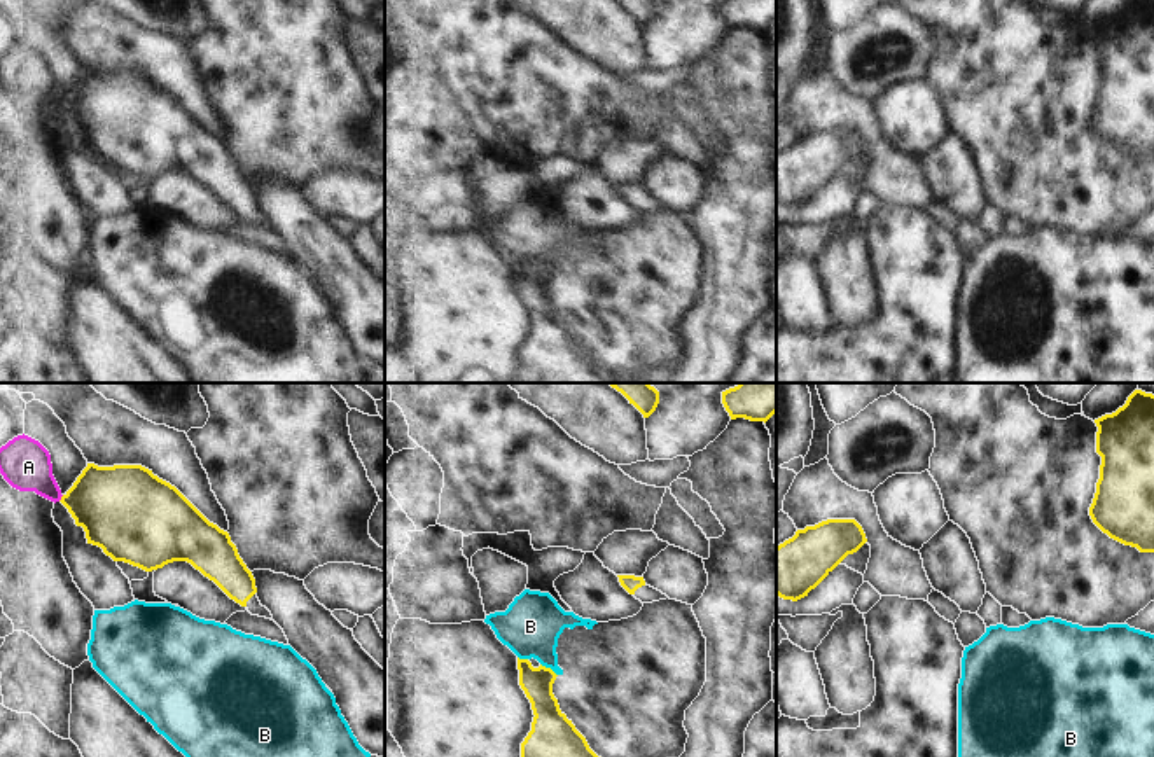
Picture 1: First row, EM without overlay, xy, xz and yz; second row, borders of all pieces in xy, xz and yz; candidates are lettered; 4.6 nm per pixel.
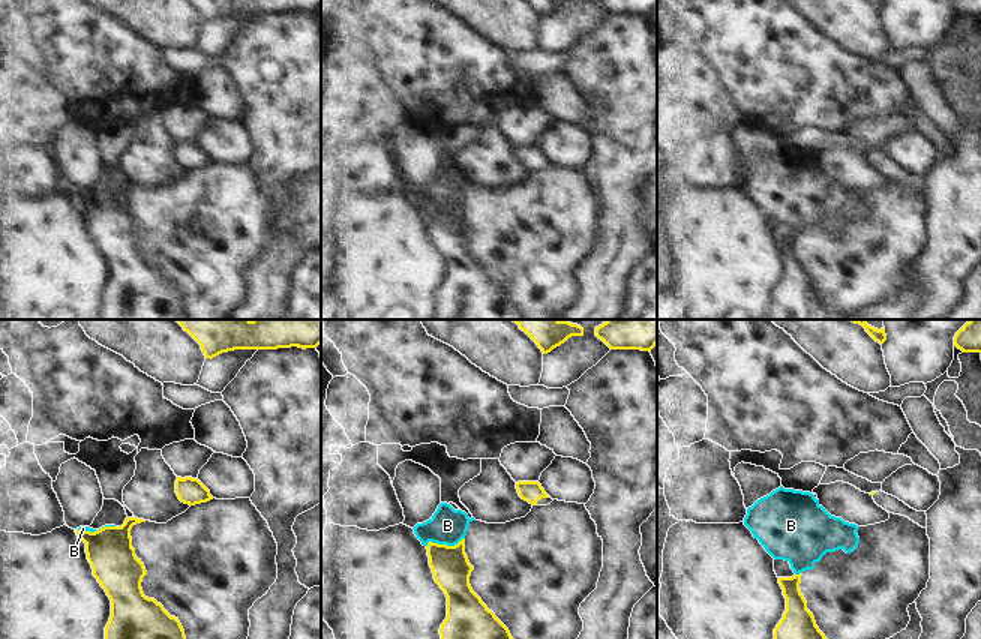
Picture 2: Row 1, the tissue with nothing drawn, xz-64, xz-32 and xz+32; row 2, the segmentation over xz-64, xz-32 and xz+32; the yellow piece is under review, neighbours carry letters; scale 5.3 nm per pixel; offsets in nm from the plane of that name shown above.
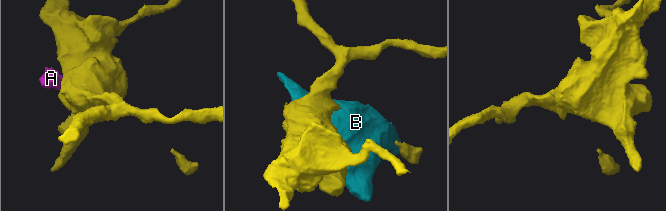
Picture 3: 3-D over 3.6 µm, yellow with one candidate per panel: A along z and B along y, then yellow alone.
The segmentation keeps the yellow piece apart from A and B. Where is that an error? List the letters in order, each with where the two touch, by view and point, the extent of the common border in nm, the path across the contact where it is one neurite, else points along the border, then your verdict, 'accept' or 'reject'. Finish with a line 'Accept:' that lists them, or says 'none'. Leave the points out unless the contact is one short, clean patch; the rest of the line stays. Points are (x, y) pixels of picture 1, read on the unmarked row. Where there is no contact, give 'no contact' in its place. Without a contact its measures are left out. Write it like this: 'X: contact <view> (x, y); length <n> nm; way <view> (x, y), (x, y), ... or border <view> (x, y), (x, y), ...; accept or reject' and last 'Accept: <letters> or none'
A: contact xy (62, 107); length 40 nm; border xy (63, 104), (58, 109); reject
B: contact xz (549, 277); length 100 nm; reject
Accept: none

